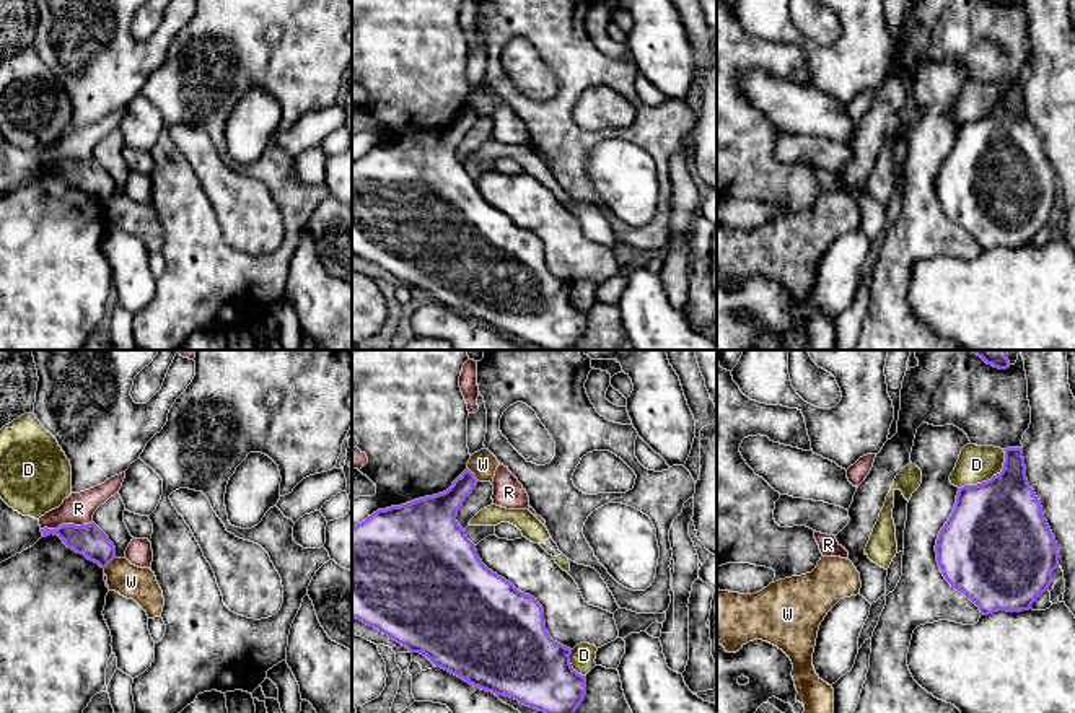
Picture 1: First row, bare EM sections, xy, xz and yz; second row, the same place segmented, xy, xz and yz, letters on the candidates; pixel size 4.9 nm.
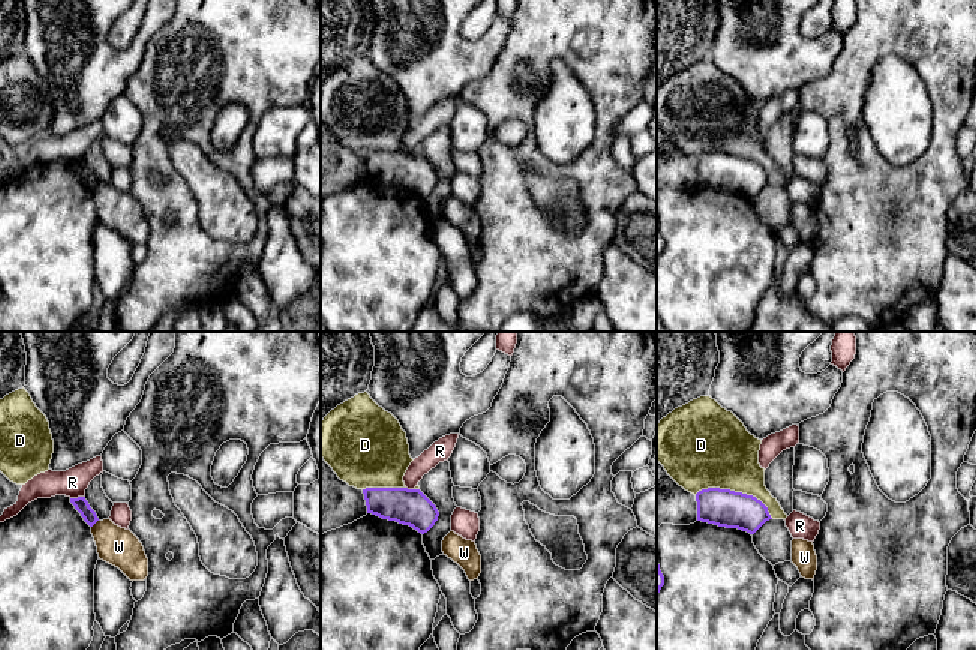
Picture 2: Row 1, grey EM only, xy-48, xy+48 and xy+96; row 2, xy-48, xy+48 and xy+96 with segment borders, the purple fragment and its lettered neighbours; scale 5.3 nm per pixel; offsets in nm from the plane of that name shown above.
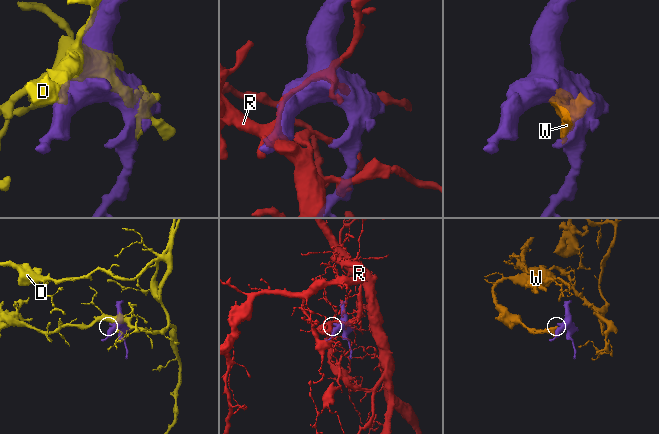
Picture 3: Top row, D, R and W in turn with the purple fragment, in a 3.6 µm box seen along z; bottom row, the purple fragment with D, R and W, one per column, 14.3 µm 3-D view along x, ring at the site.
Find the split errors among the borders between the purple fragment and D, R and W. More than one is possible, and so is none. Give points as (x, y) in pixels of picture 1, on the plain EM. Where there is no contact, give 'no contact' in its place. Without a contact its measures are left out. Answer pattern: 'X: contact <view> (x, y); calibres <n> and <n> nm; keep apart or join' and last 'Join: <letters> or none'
D: contact yz (991, 114); calibres 480 and 190 nm; keep apart
R: contact xy (65, 160); calibres 160 and 160 nm; keep apart
W: contact xz (473, 109); calibres 170 and 140 nm; keep apart
Join: none

